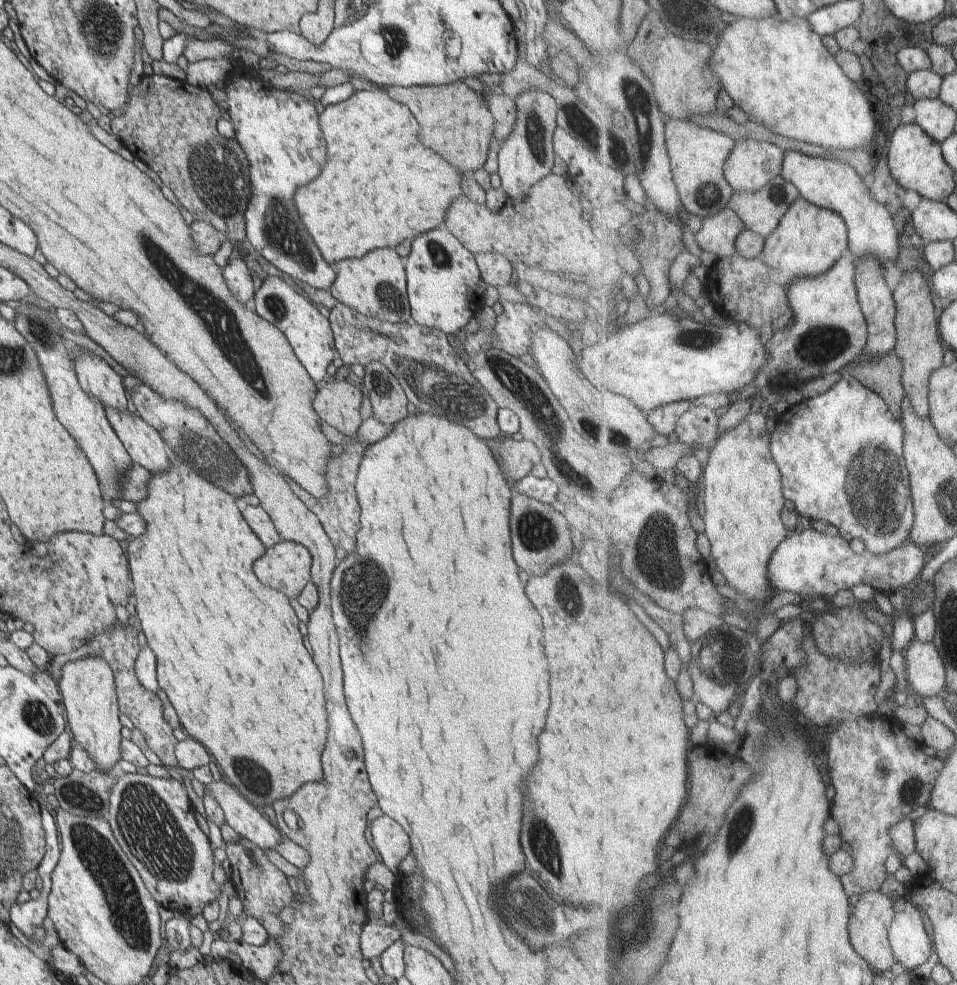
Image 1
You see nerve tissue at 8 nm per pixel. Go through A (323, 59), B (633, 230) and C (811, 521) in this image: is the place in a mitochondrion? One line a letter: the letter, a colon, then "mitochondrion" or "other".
A: other
B: other
C: other

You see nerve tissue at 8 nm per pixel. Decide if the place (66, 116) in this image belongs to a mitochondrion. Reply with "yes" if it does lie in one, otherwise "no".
no

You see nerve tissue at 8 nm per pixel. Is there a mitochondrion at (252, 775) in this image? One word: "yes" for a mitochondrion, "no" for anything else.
yes

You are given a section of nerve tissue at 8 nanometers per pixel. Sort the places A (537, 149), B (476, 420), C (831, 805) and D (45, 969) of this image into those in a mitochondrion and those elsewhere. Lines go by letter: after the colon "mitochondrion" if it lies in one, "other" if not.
A: mitochondrion
B: other
C: other
D: other

